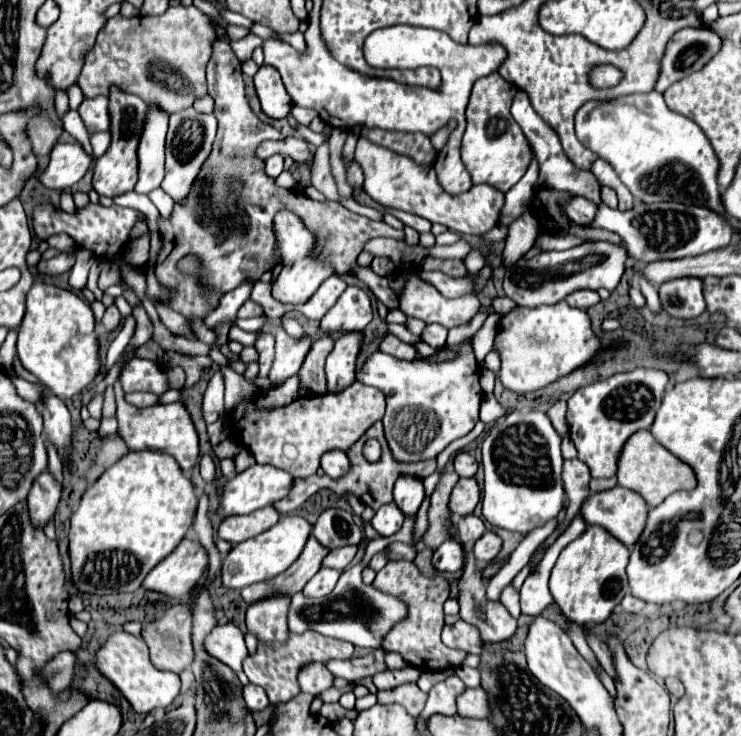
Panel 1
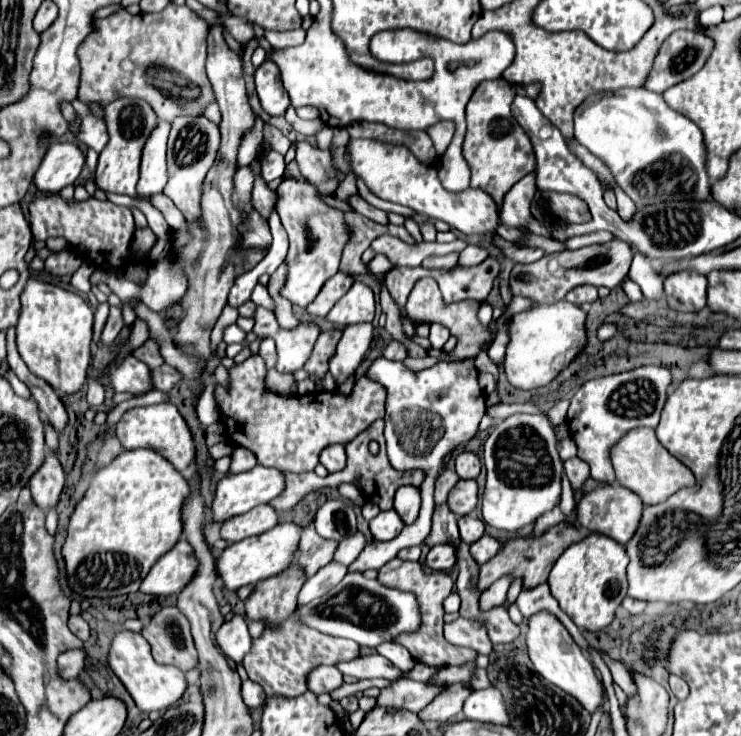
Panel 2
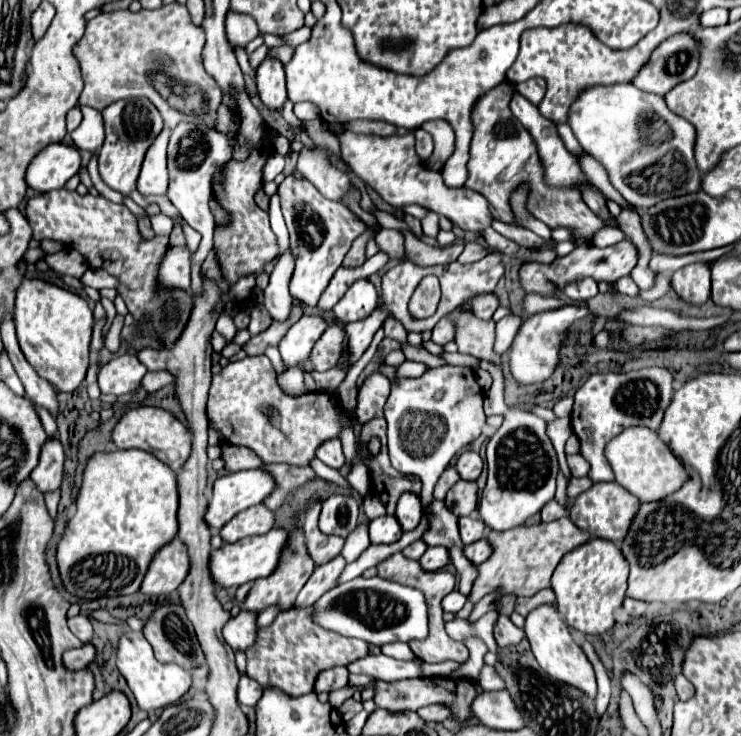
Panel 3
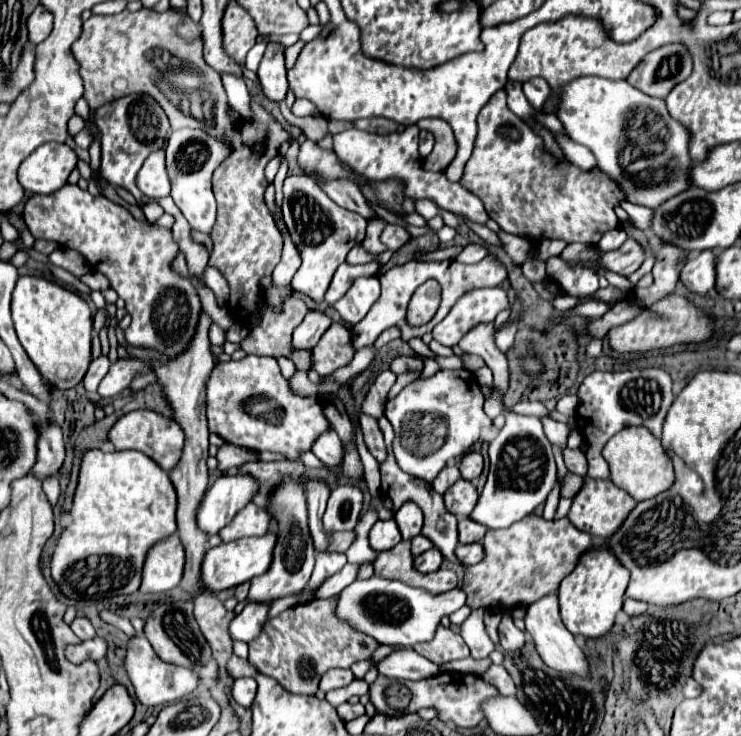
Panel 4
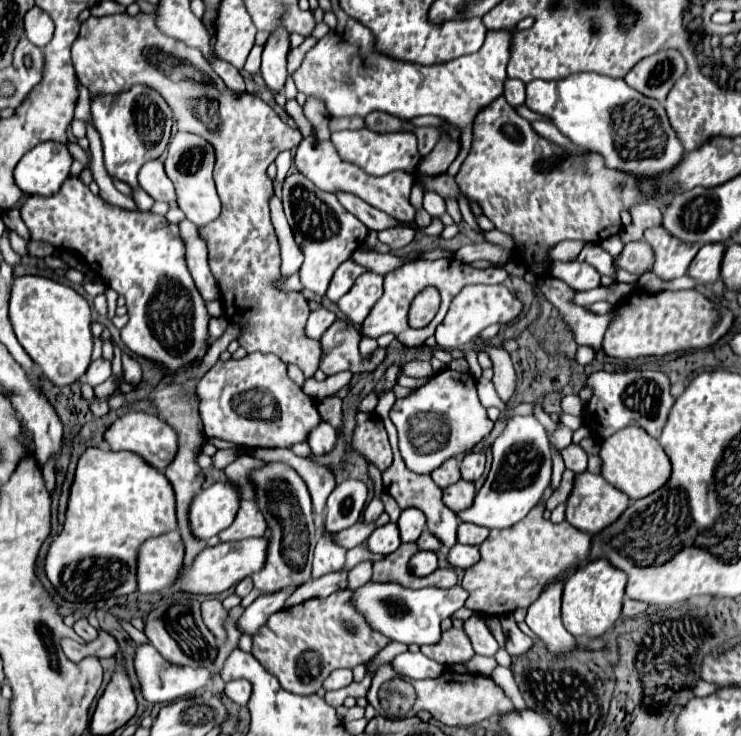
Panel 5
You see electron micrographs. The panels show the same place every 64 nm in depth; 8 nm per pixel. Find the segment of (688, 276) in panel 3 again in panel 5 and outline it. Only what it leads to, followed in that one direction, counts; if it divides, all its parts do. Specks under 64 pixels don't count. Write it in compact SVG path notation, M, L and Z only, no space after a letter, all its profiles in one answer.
M708 244L708 248L700 248L692 264L688 266L688 276L694 278L698 284L714 284L720 276L720 256L722 254L724 254L724 244Z

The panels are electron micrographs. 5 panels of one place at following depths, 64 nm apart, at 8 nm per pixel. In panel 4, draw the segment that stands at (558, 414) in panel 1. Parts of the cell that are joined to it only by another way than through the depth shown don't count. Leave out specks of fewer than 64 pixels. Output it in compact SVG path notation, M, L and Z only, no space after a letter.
M568 394L568 396L562 396L556 404L556 410L566 414L566 416L574 416L574 410L576 410L576 396Z

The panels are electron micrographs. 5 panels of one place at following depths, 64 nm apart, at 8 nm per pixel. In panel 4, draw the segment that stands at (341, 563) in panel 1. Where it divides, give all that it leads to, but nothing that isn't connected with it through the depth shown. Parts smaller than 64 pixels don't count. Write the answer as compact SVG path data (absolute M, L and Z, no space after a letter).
M368 510L360 522L356 524L354 532L356 532L356 538L352 542L352 546L346 550L346 558L348 562L356 562L356 564L362 564L362 562L373 562L376 560L376 554L374 550L370 548L370 542L368 542L368 532L372 528L372 524L378 520L376 512L374 510Z

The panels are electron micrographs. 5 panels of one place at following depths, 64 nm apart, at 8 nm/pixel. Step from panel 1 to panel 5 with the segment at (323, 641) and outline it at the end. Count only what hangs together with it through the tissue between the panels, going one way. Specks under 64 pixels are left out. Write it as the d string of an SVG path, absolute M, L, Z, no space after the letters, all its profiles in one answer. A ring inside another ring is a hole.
M344 590L328 598L306 600L298 606L272 614L260 632L252 638L252 656L272 676L278 678L284 690L306 696L316 694L332 670L366 664L372 658L372 648L376 654L388 644L388 640L364 624L364 618L354 608L350 608L348 600L350 592ZM348 624L354 630L346 630Z

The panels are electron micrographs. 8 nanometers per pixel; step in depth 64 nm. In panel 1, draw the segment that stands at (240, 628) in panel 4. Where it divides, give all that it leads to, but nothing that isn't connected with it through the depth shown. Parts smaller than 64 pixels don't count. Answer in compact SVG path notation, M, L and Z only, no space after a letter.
M232 622L216 626L204 640L204 650L208 656L214 656L218 662L232 668L236 674L242 670L242 660L248 656L244 634Z

